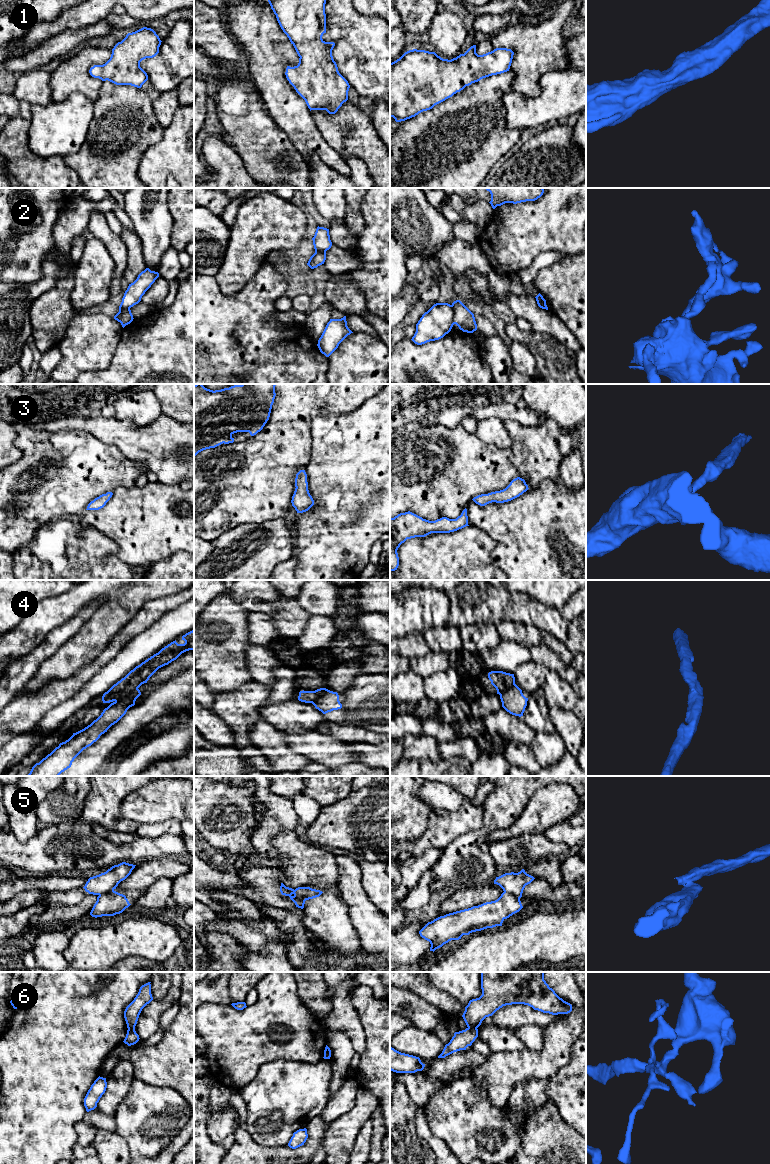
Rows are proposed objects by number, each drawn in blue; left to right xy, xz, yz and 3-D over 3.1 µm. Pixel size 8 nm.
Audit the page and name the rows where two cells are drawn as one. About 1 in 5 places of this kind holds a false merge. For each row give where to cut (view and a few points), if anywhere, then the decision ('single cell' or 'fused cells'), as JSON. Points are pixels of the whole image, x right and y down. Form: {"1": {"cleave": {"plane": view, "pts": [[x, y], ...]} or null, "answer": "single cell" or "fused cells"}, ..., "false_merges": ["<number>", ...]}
{"1": {"cleave": null, "answer": "single cell"}, "2": {"cleave": {"plane": "yz", "pts": [[450, 305], [453, 310], [454, 323]]}, "answer": "fused cells"}, "3": {"cleave": null, "answer": "single cell"}, "4": {"cleave": {"plane": "xy", "pts": [[137, 688], [115, 701]]}, "answer": "fused cells"}, "5": {"cleave": {"plane": "yz", "pts": [[504, 891], [519, 898]]}, "answer": "fused cells"}, "6": {"cleave": {"plane": "yz", "pts": [[468, 1027], [476, 1028]]}, "answer": "fused cells"}, "false_merges": ["2", "4", "5", "6"]}

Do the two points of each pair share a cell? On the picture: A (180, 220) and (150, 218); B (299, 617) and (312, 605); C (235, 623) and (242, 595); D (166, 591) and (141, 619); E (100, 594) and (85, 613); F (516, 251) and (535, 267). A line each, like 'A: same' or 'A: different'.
A: different
B: different
C: different
D: different
E: different
F: different

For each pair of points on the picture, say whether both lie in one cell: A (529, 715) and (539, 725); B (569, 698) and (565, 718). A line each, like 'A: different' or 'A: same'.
A: same
B: different

